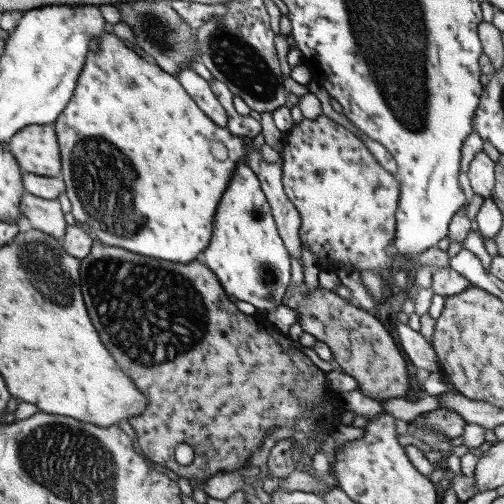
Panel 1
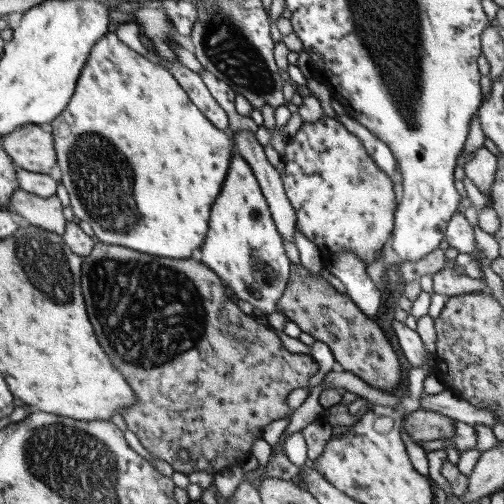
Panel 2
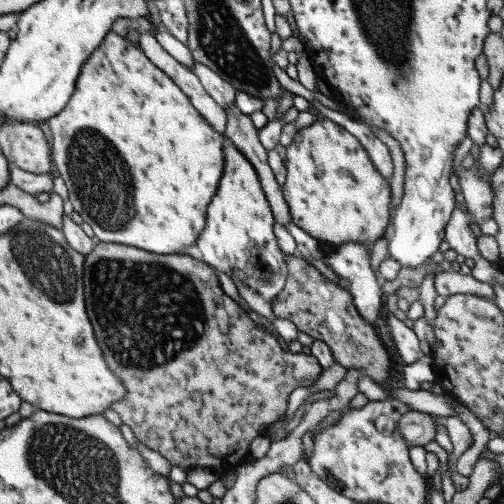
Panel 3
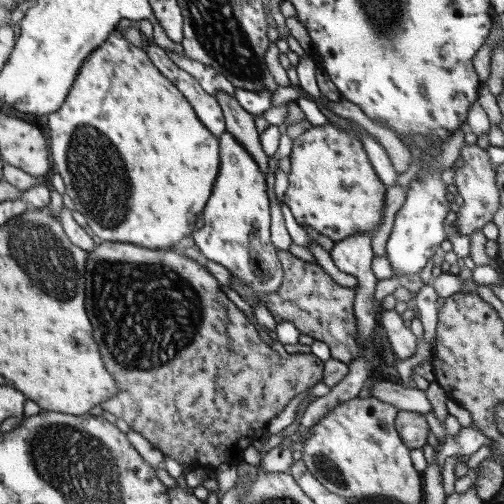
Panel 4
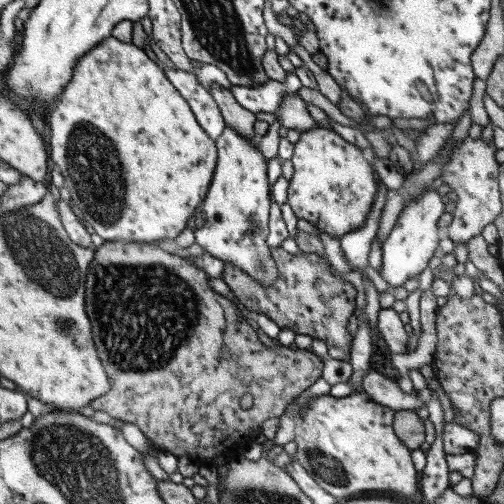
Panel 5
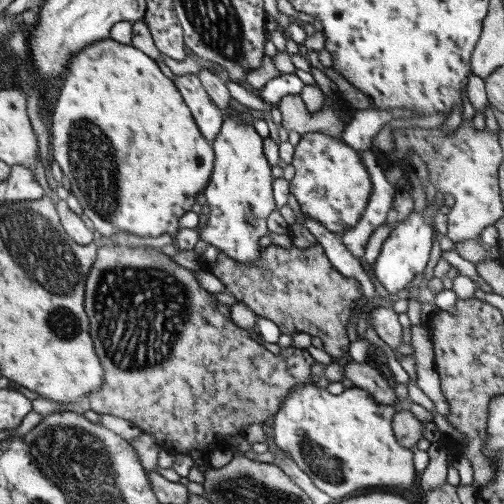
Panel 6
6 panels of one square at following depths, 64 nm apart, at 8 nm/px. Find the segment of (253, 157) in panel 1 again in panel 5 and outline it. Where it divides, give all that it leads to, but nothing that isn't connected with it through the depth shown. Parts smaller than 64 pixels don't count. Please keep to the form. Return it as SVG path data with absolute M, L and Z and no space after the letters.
M213 86L213 88L209 90L209 94L213 96L213 100L215 100L217 106L219 106L219 112L221 112L221 116L223 116L225 128L235 130L239 136L243 136L245 140L249 140L249 142L255 144L257 148L263 148L259 136L253 132L253 130L255 130L257 116L253 116L251 112L245 112L245 108L239 106L239 104L235 102L233 94L231 94L227 88L223 88L223 86Z

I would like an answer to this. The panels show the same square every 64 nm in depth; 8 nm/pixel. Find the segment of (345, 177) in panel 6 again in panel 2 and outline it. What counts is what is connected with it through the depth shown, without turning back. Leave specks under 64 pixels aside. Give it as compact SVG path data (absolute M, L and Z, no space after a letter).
M321 116L313 124L301 122L295 136L285 142L281 166L283 190L297 216L297 232L311 240L323 252L325 260L329 260L333 254L351 252L367 268L381 258L381 248L393 232L399 190L393 184L393 178L377 168L355 134L347 132L337 120L327 116Z

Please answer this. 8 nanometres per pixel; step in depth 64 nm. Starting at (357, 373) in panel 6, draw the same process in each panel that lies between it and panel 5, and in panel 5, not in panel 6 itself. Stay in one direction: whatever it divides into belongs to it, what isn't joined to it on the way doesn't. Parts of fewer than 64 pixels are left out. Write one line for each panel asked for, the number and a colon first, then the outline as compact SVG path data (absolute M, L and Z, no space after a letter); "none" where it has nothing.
5: M369 370L363 376L361 388L371 396L371 400L375 400L381 406L393 408L395 412L415 412L417 408L425 408L423 392L415 392L415 390L403 392L397 382L385 378L379 372Z

